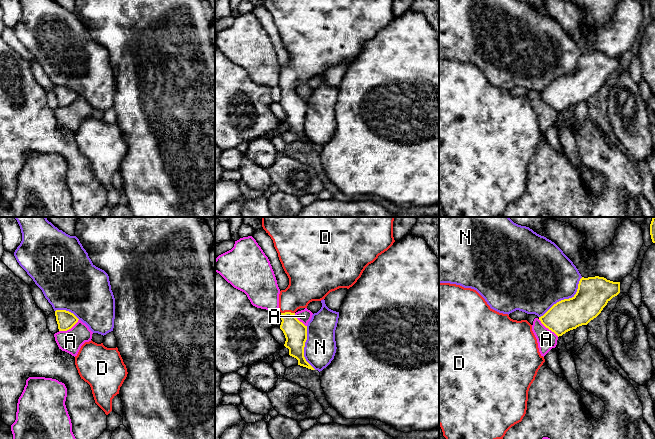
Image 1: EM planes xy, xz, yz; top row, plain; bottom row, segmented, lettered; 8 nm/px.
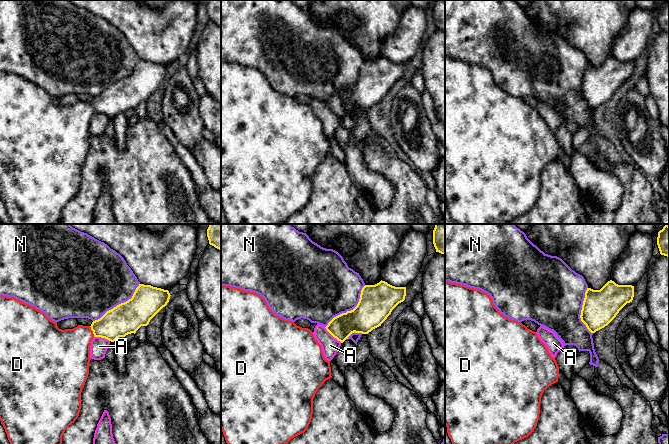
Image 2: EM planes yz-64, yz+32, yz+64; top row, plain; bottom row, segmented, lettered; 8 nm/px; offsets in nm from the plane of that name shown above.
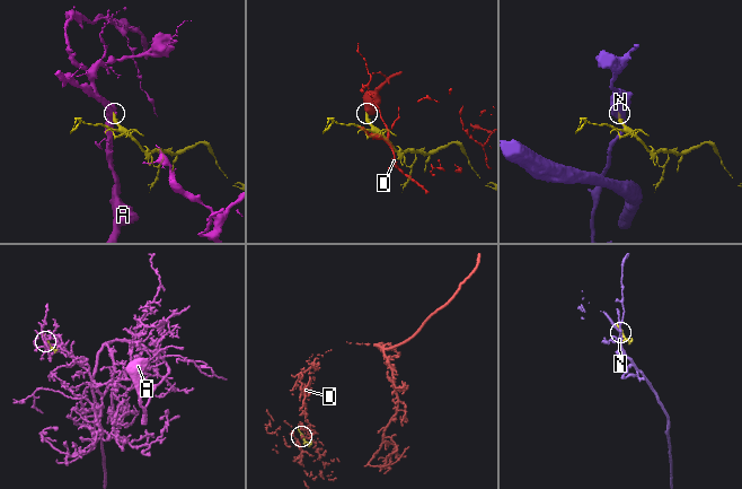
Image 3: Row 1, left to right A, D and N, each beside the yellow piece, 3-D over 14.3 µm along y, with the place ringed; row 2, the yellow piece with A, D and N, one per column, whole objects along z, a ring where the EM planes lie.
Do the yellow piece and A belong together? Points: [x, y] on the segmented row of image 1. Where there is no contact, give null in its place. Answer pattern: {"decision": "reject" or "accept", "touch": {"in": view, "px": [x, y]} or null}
{"decision": "reject", "touch": {"in": "xy", "px": [69, 328]}}

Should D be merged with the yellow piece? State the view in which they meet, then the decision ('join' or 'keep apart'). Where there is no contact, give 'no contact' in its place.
xz | join

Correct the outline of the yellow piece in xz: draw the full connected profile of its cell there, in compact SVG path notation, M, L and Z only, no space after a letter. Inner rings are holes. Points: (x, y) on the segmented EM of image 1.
M262 217L262 227L273 240L279 260L289 278L288 287L285 290L281 290L279 294L279 311L281 312L282 320L280 329L283 331L286 338L284 346L289 349L289 355L298 360L298 365L315 370L304 357L304 347L307 340L307 326L296 318L295 312L300 308L307 308L308 304L312 301L321 301L325 299L325 297L332 291L339 288L349 289L352 287L361 277L365 268L373 263L379 255L387 251L395 242L393 237L393 221L394 217Z

